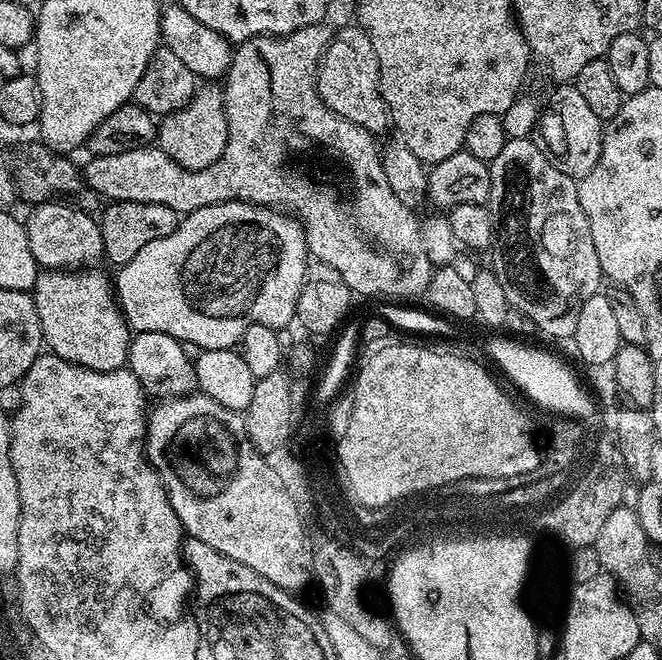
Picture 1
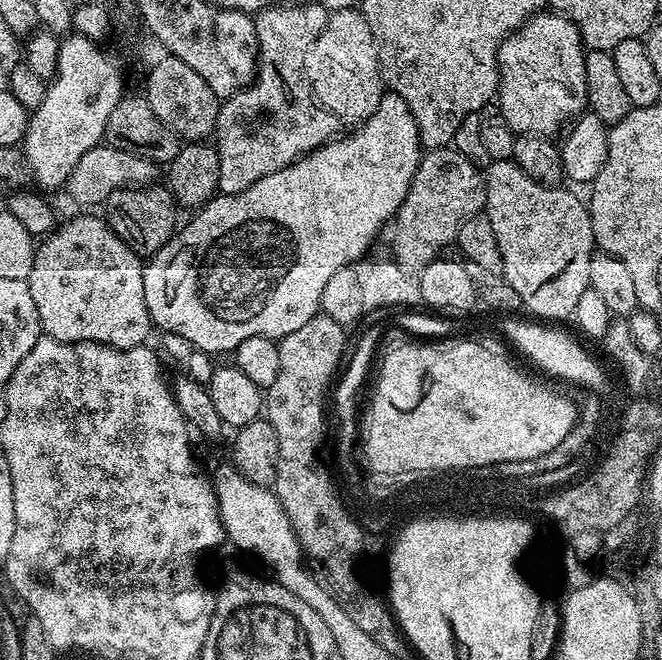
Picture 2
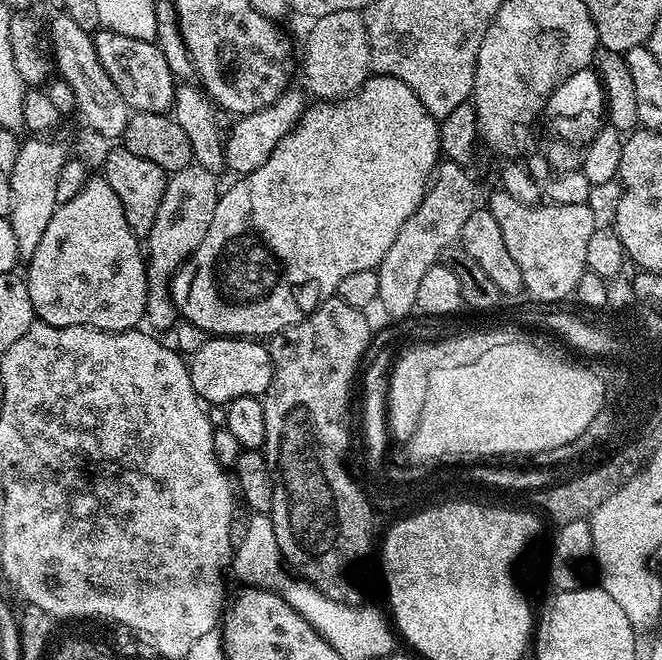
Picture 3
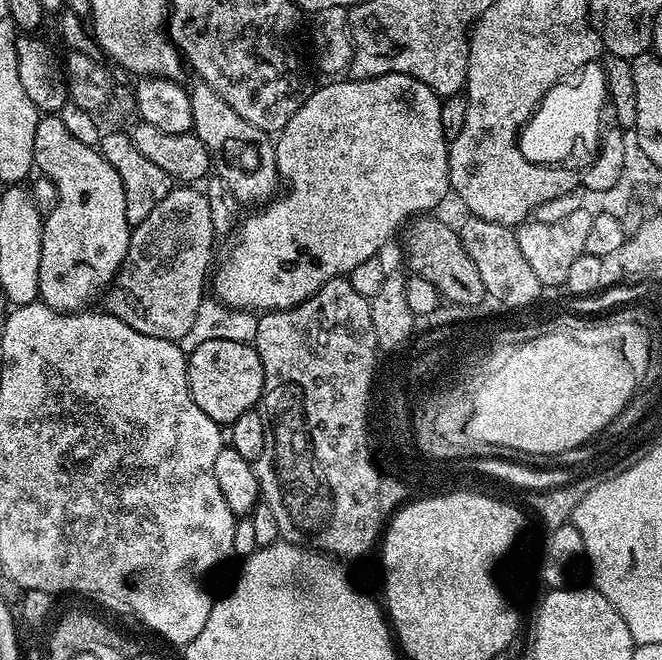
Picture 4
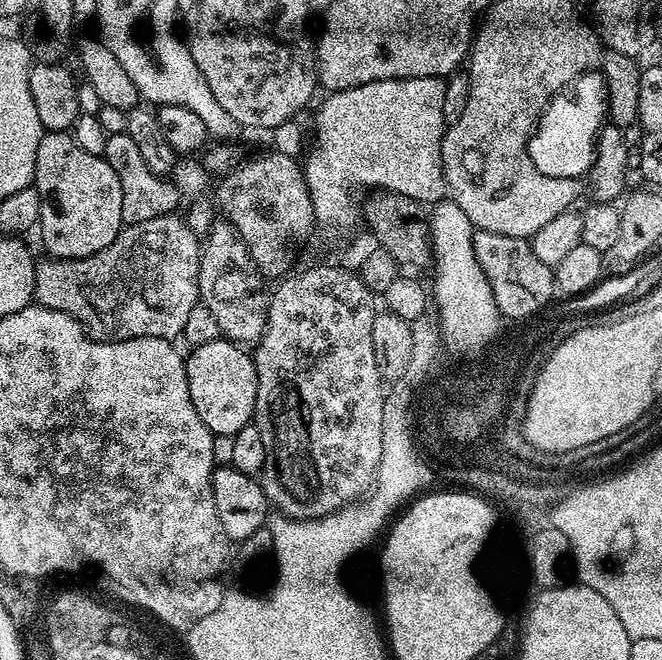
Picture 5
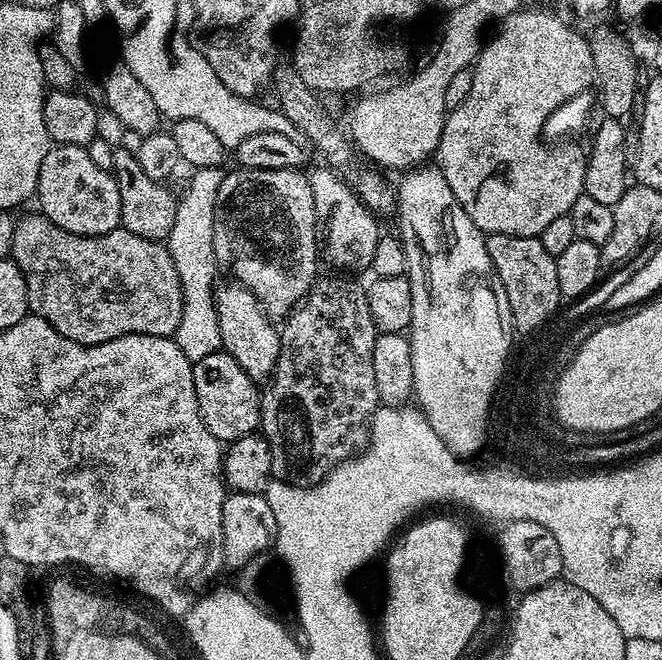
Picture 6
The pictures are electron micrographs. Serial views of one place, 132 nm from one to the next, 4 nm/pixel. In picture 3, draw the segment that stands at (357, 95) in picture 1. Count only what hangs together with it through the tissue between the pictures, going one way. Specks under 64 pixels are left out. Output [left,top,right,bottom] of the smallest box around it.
[302,10,372,102]

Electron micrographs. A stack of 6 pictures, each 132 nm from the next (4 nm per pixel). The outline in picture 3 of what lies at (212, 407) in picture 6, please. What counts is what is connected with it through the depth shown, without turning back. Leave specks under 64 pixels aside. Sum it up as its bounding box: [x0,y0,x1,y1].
[188,338,272,406]

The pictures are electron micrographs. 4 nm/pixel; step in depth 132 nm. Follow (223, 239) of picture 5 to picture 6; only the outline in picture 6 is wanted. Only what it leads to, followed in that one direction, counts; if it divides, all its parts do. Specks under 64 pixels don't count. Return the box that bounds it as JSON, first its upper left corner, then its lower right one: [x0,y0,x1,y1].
[214,282,280,384]

